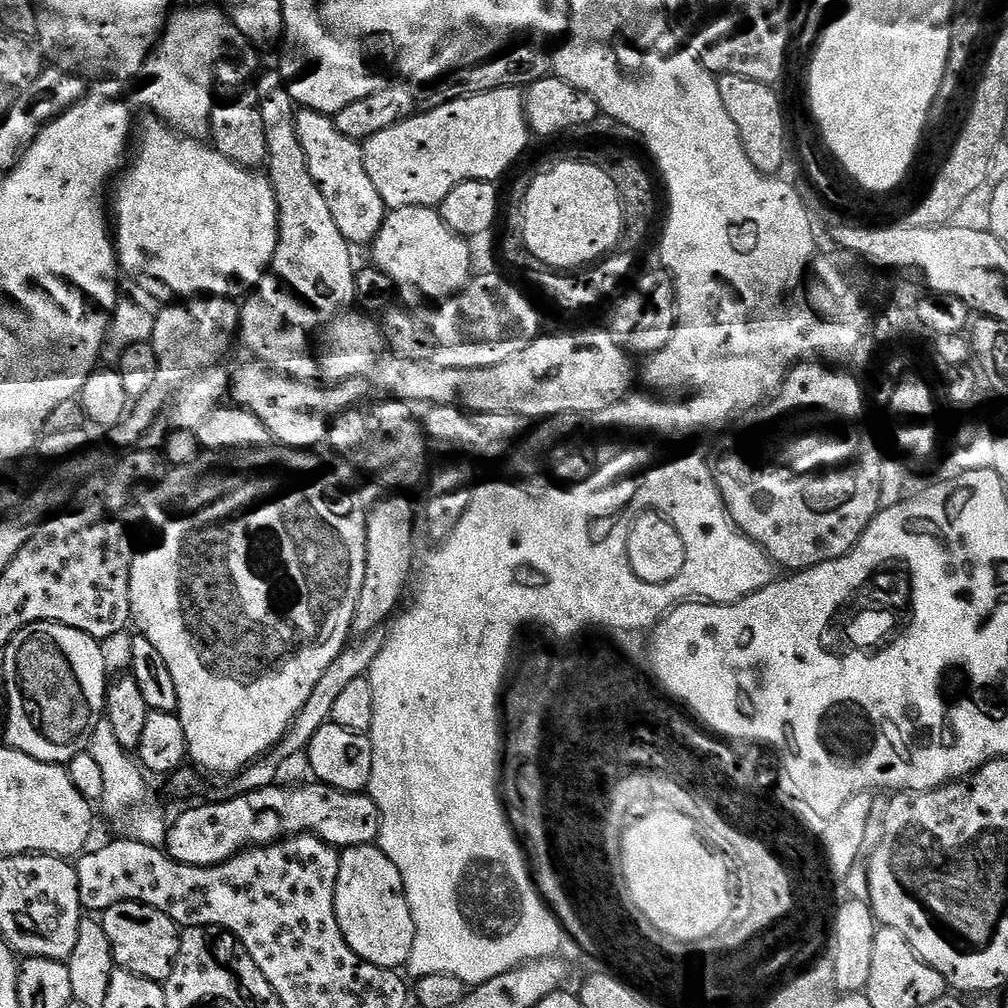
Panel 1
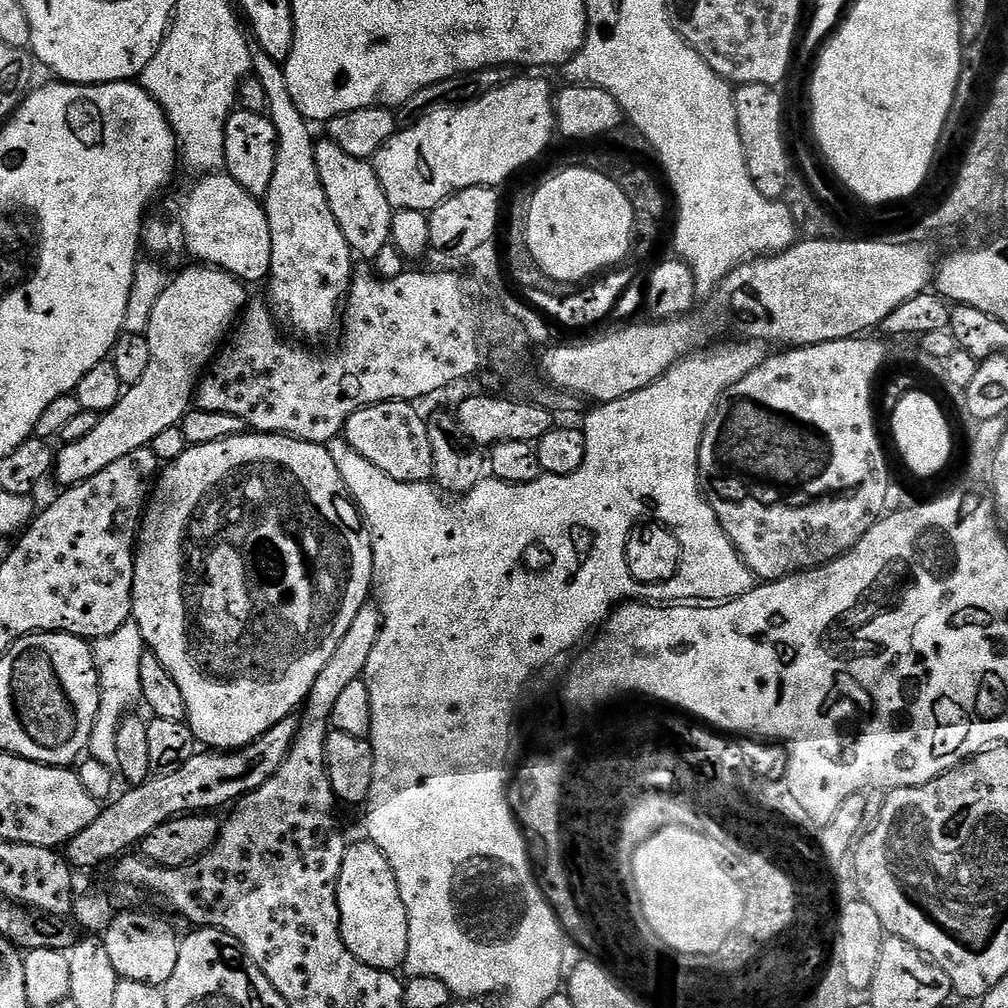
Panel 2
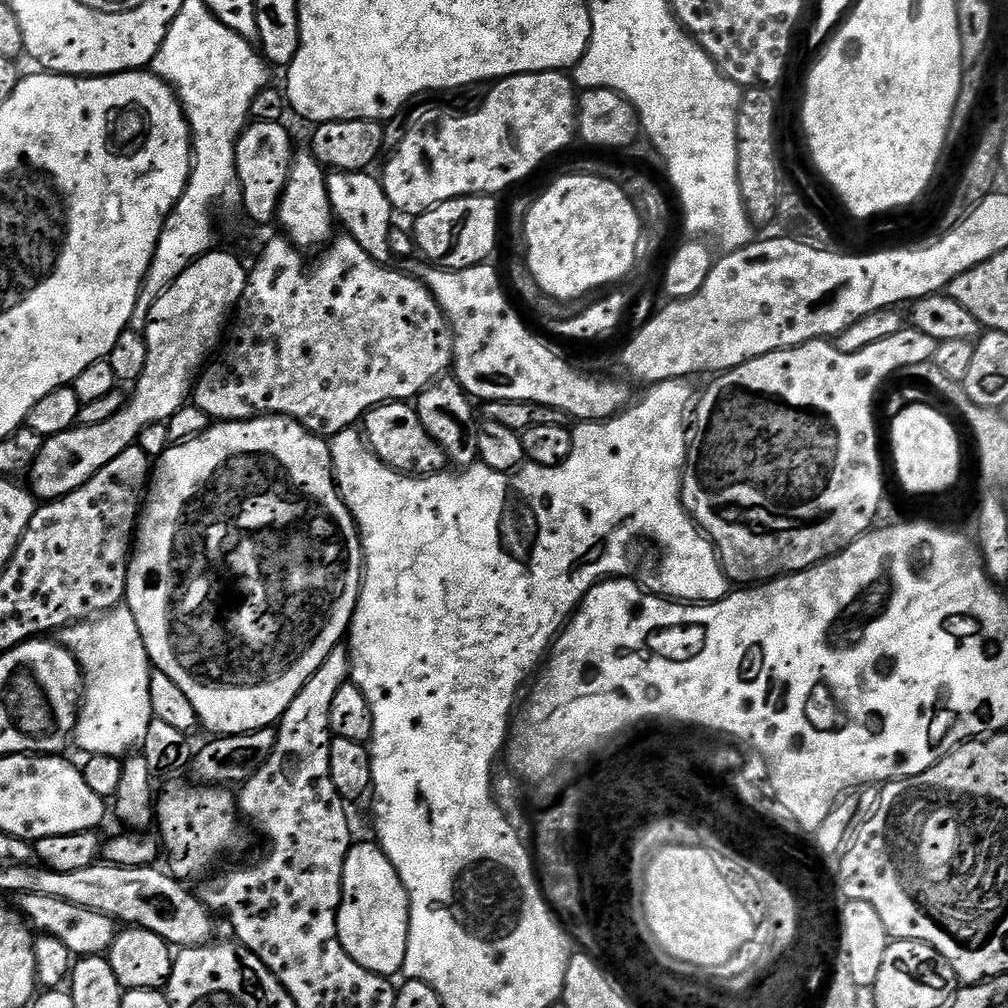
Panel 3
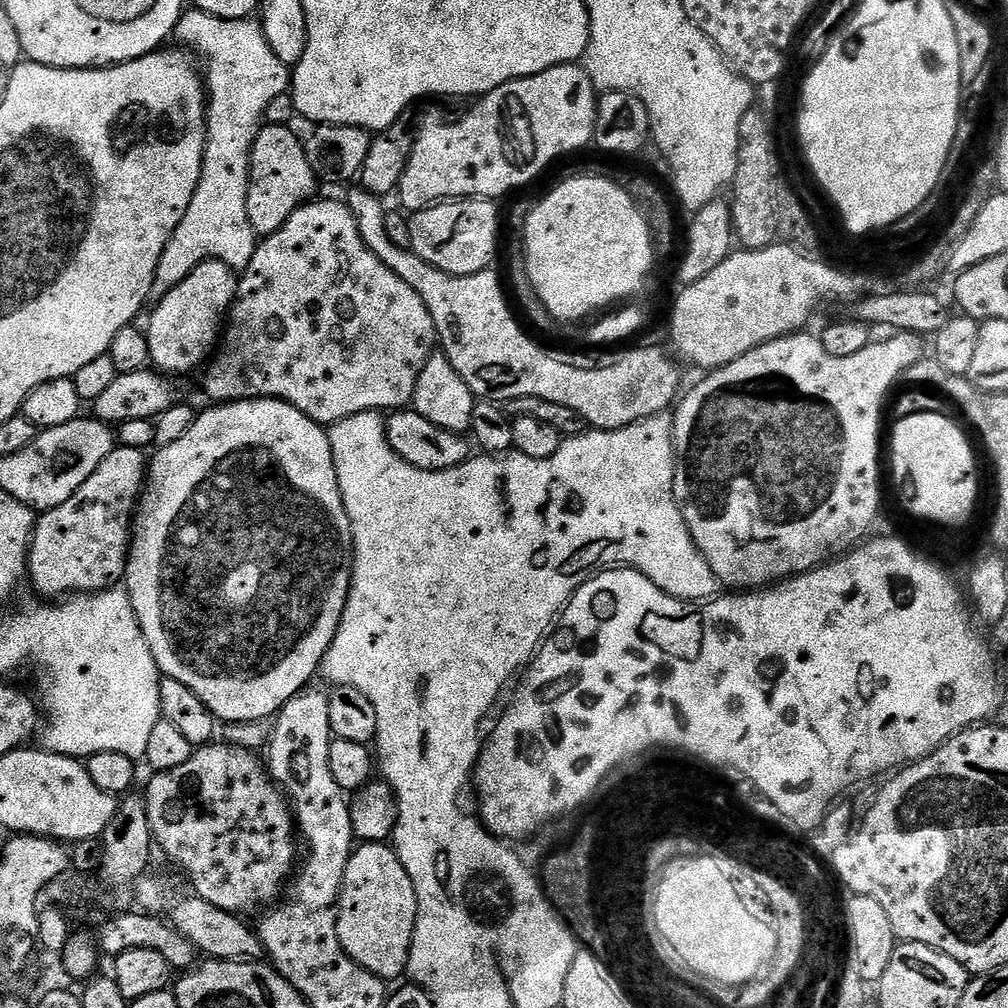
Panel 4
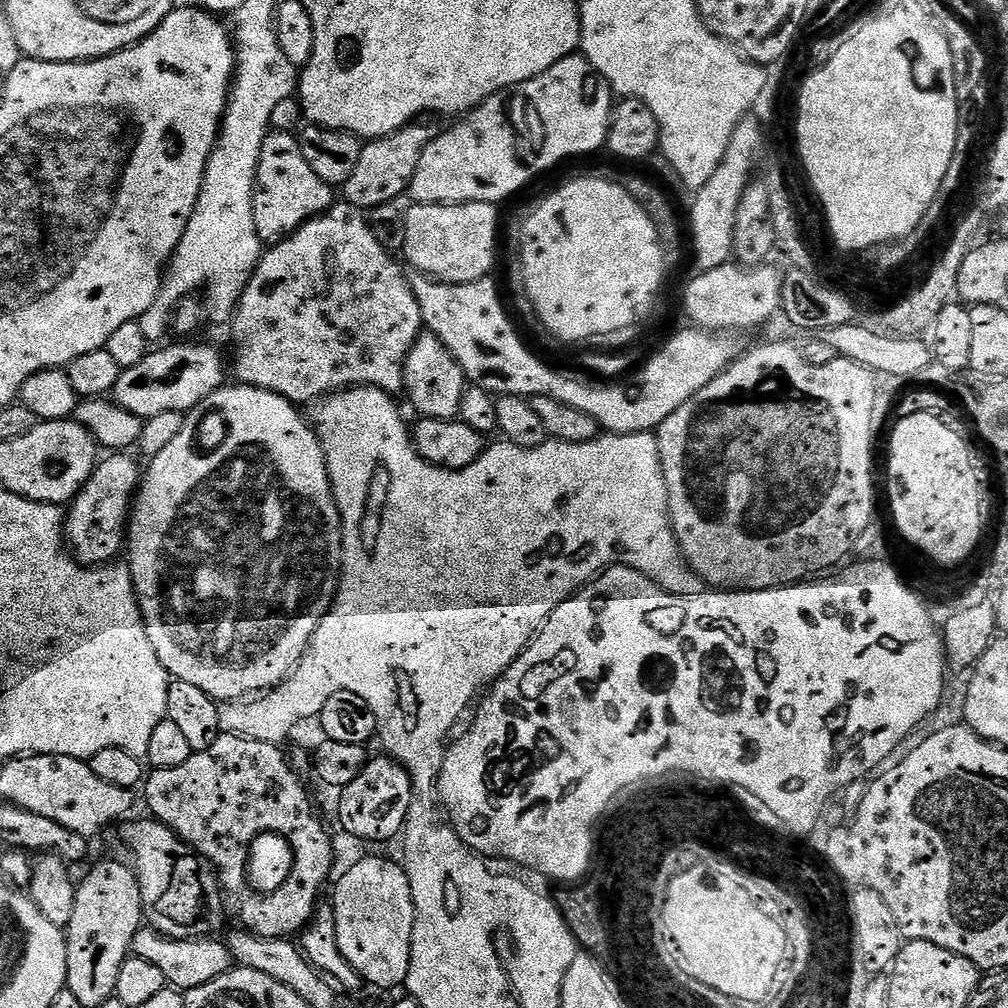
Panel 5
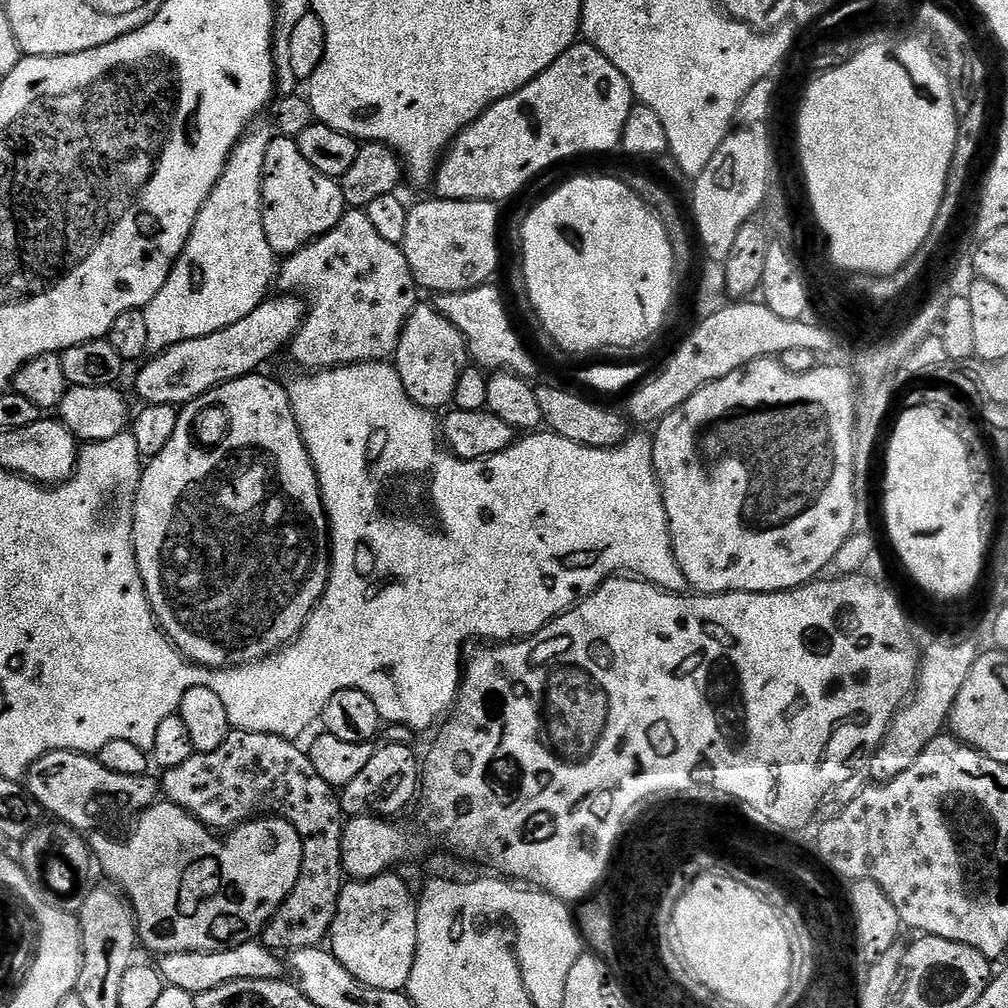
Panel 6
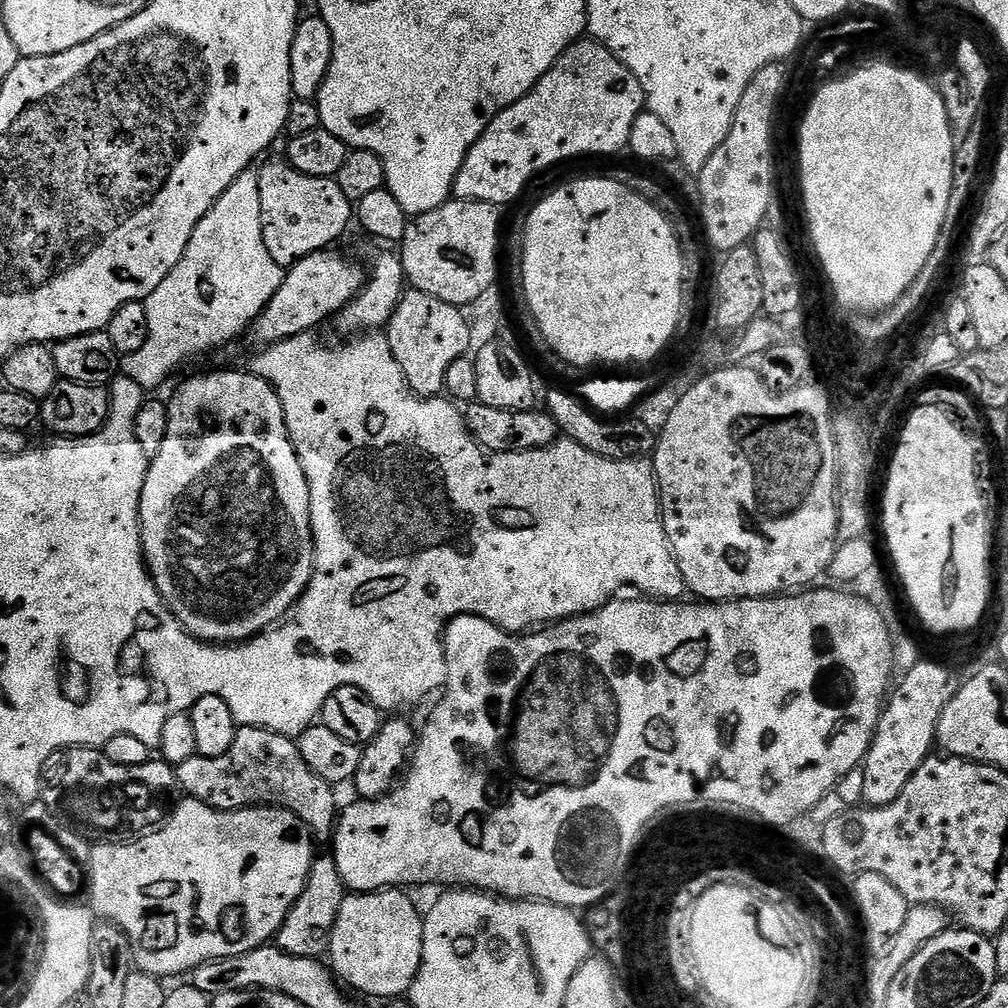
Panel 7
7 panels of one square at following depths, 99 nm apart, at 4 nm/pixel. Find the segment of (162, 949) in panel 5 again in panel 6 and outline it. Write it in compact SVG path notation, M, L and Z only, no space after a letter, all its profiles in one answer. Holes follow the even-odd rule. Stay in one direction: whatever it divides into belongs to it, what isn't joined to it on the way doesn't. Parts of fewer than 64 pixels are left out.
M254 939L242 946L234 946L226 950L166 954L159 957L158 967L160 969L160 977L167 987L186 990L194 997L206 994L206 990L218 990L218 986L226 986L226 982L282 980L286 976L285 961L259 939Z

